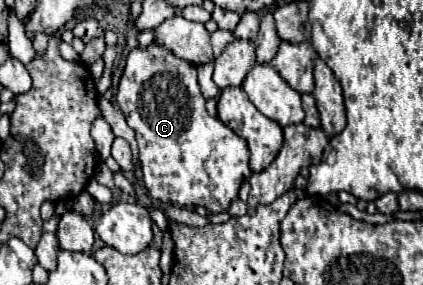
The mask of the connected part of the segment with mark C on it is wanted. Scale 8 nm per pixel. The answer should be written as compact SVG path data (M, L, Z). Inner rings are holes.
M155 41L149 47L135 47L127 55L117 103L135 131L143 179L153 199L181 207L201 205L211 213L227 211L241 181L251 177L249 149L245 139L207 113L193 63L175 59Z

